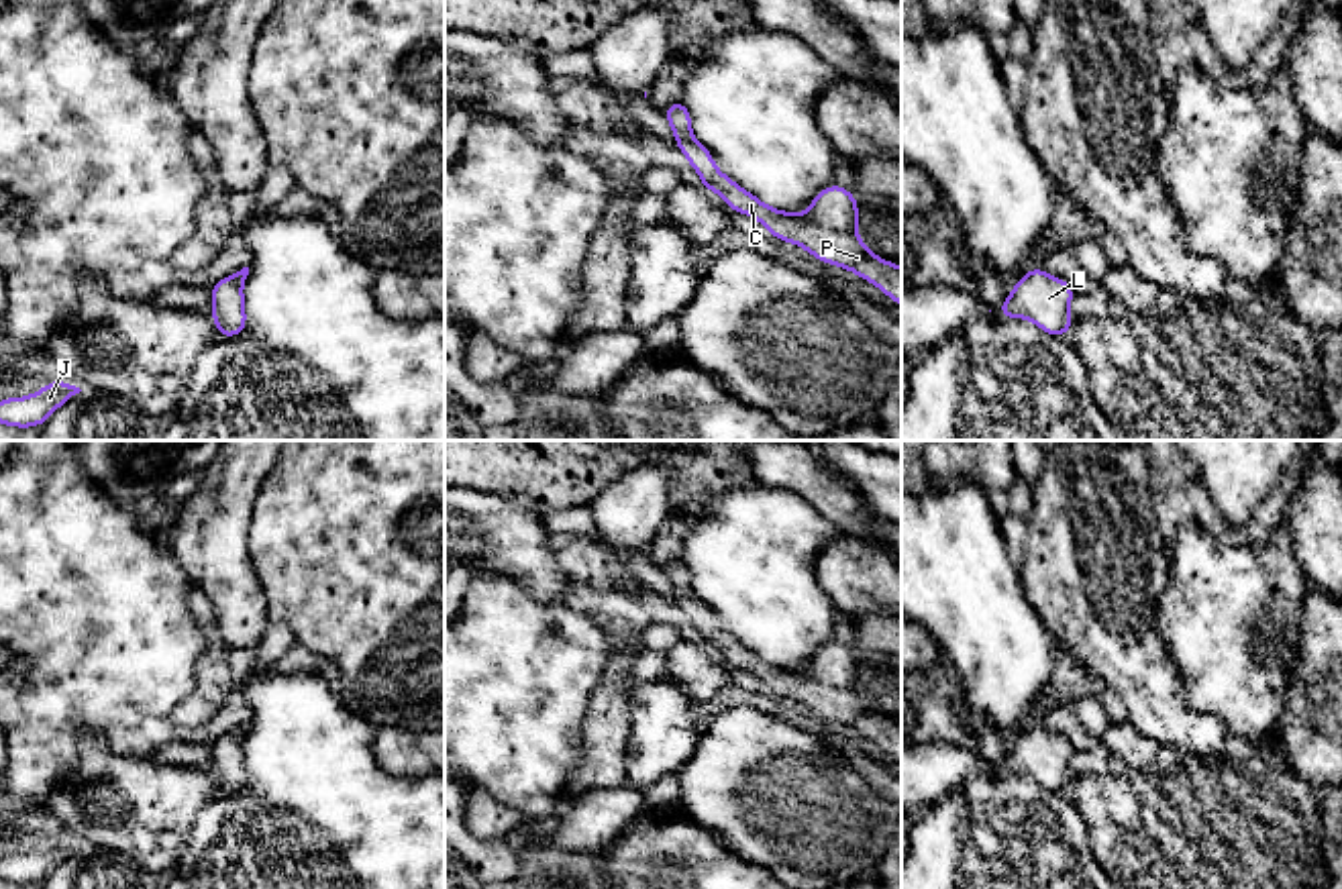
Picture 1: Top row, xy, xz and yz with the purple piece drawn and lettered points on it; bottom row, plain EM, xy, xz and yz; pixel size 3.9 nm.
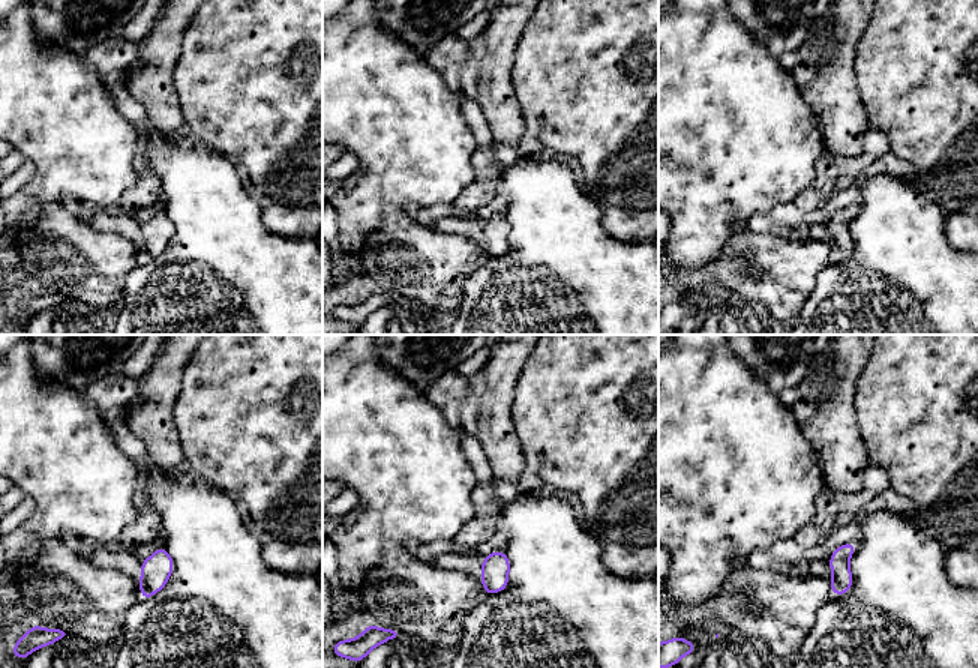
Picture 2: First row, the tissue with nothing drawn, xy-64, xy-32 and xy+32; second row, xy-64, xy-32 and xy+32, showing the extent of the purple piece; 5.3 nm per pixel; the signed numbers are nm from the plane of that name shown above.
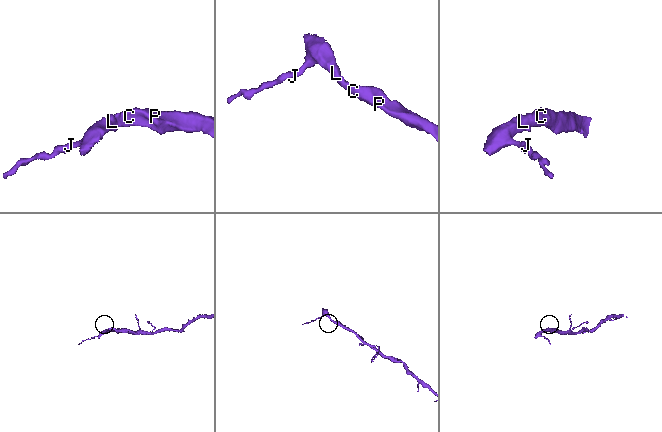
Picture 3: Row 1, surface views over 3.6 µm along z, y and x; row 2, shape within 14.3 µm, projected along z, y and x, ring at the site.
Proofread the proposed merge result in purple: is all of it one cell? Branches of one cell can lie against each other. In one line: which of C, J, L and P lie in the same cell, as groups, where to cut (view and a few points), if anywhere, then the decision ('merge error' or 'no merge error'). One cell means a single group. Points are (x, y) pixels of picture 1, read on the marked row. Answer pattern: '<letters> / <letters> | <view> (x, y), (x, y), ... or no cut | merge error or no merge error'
C J L P | no cut | no merge error

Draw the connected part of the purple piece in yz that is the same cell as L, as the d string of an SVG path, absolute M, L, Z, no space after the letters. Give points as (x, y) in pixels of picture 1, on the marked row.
M1034 267L1016 281L1016 287L999 306L999 316L1028 318L1040 330L1063 338L1073 324L1069 312L1073 298L1075 290L1067 279L1050 277L1042 267Z

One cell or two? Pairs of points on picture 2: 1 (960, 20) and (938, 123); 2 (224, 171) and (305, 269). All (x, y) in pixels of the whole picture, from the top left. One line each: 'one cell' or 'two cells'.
1: one cell
2: one cell

